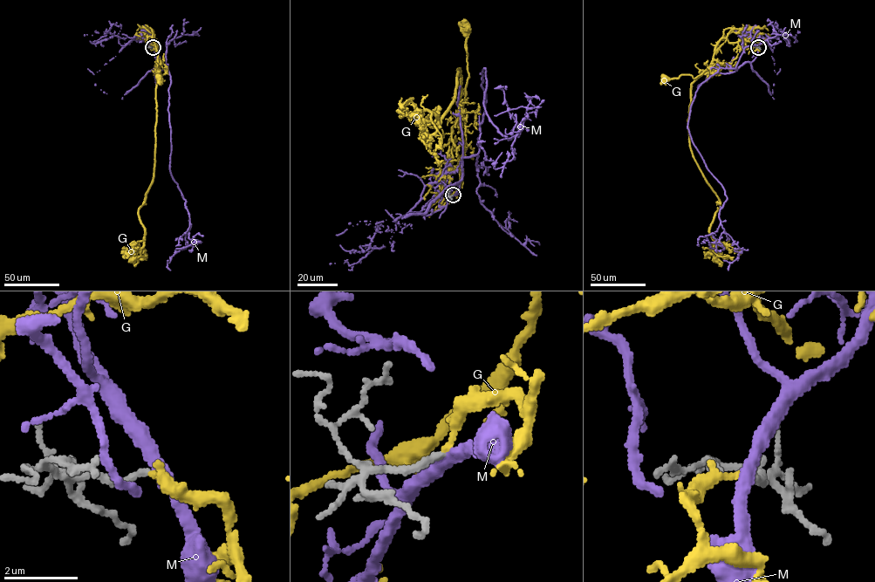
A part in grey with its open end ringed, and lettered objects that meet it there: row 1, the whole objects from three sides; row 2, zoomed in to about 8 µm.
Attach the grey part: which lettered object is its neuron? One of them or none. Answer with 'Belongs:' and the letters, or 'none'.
Belongs: G

